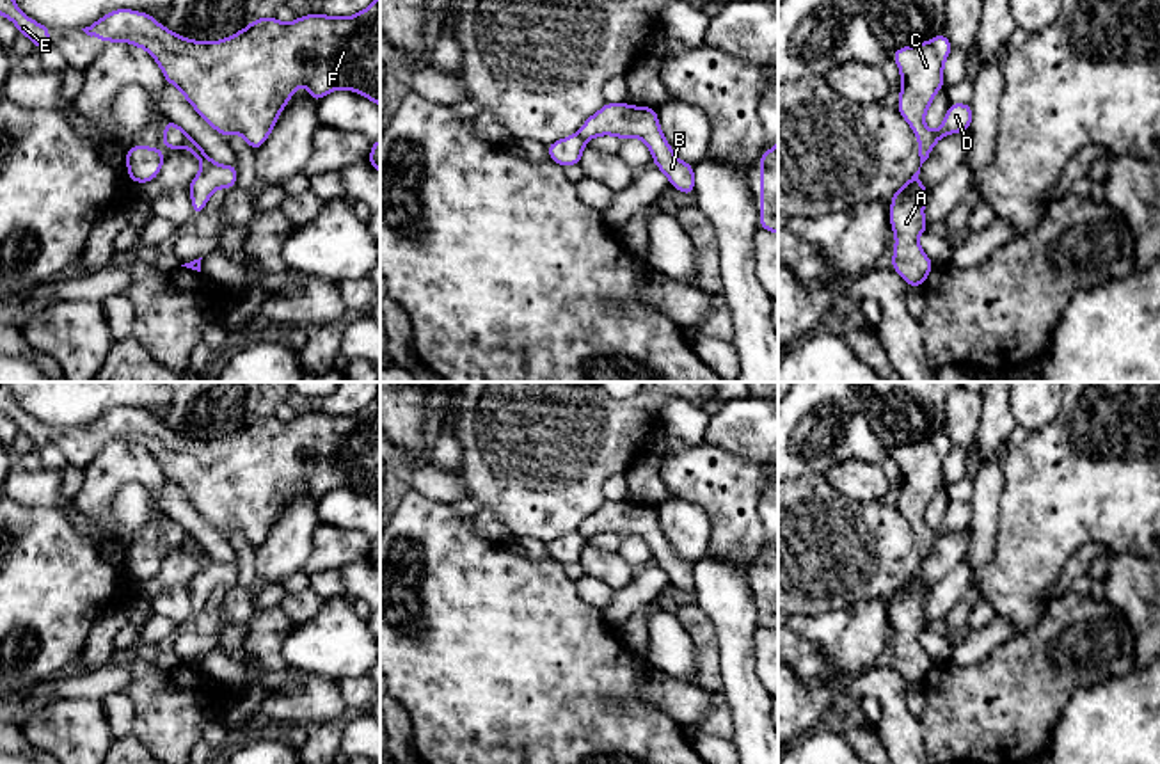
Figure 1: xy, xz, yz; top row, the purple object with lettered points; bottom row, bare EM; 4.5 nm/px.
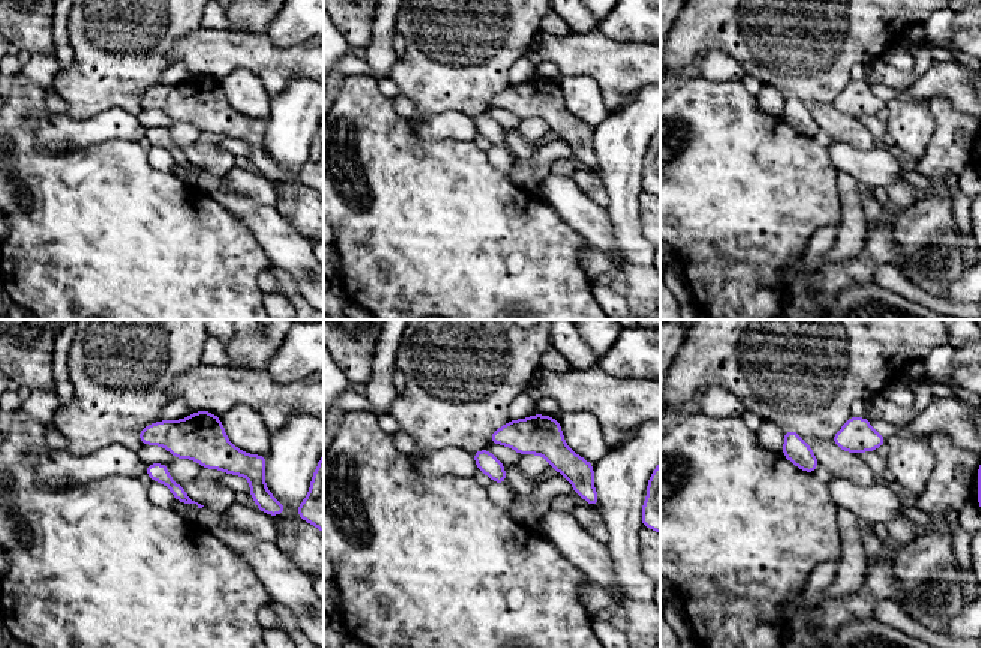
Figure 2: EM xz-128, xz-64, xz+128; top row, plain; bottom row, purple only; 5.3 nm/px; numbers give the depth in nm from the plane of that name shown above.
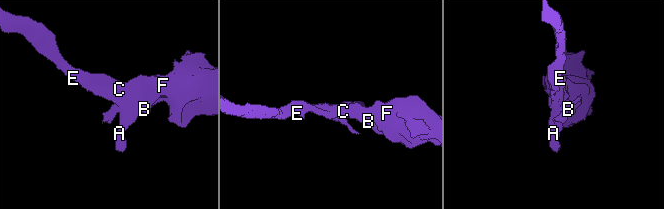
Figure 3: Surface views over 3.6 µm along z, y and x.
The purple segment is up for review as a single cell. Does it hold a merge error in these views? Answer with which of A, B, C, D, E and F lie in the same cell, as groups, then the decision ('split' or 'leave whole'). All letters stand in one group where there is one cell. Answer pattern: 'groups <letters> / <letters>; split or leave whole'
groups A B C E F / D; split

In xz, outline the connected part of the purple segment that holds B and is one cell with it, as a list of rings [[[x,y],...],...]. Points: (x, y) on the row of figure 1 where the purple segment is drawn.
[[[604,103],[583,123],[579,133],[586,142],[600,135],[615,135],[622,140],[641,139],[648,146],[655,167],[668,176],[670,185],[682,194],[695,195],[695,167],[675,156],[661,131],[655,108]]]

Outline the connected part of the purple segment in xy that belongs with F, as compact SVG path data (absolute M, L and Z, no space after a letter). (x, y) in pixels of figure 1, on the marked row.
M380 0L345 18L314 12L291 23L281 23L275 16L256 18L222 41L187 39L151 14L131 9L115 9L82 30L107 44L123 41L149 52L165 84L176 85L211 128L224 139L240 133L254 151L266 142L300 85L309 87L316 103L329 92L350 89L380 107Z

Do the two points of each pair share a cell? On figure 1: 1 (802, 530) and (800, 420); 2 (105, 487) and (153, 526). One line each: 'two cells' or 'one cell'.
1: two cells
2: one cell

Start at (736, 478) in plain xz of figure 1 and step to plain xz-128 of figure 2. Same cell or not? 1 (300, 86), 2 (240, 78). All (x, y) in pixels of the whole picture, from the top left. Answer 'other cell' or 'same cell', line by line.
1: other cell
2: other cell

